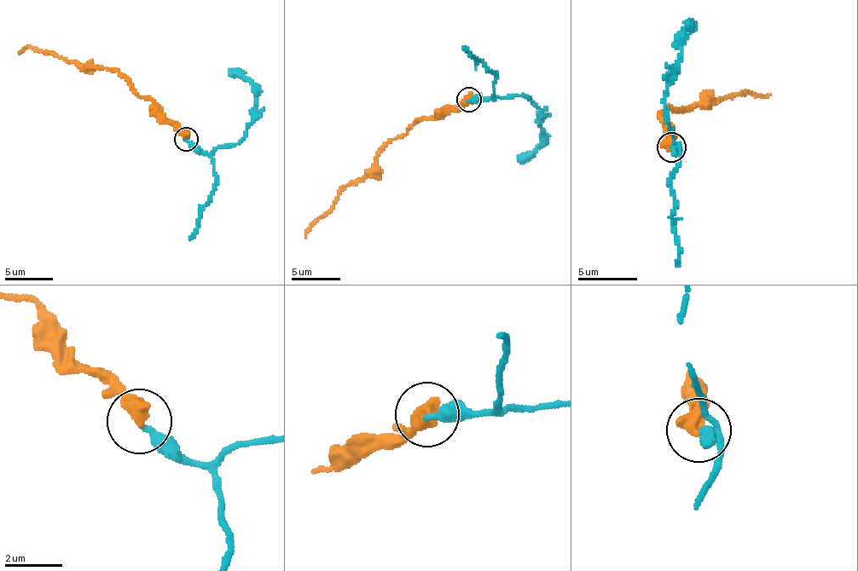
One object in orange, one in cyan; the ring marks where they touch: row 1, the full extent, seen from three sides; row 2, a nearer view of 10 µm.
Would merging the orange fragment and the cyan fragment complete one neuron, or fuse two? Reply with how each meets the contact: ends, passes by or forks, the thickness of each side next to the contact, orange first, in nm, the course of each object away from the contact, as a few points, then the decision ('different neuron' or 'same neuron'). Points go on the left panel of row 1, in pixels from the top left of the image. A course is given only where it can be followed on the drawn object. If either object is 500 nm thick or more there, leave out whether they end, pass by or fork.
600/240 nm | orange via (187, 138), (158, 108), (136, 91), (123, 74), (32, 47), (20, 53) | cyan via (187, 138), (209, 153), (237, 143), (244, 135), (252, 122), (255, 86), (228, 70) | same neuron

